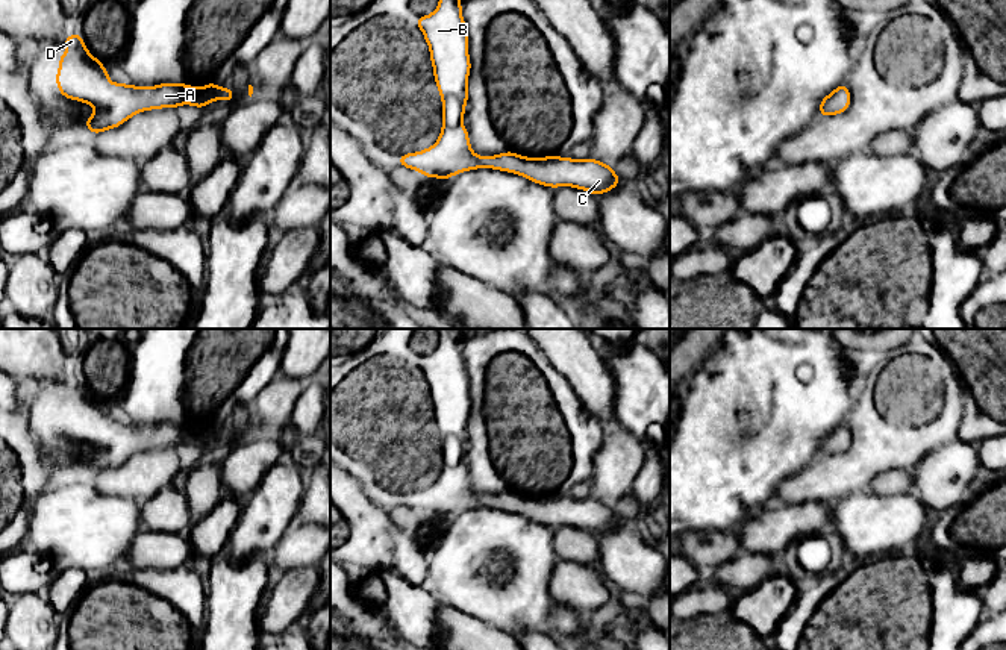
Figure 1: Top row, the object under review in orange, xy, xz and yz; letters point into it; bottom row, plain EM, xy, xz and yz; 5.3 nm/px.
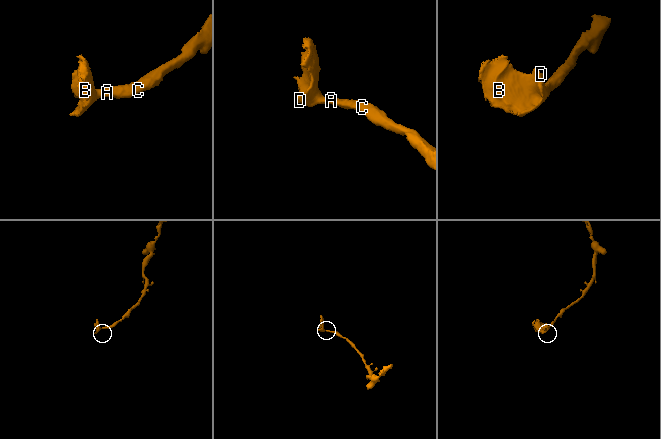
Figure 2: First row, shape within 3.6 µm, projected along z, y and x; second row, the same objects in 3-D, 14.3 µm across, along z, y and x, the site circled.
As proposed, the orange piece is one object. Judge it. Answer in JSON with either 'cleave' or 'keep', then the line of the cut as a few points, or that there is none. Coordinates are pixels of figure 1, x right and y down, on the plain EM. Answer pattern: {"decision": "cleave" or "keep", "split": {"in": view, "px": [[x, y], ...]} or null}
{"decision": "keep", "split": null}

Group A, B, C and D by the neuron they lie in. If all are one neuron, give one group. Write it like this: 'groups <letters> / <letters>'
groups A B C D

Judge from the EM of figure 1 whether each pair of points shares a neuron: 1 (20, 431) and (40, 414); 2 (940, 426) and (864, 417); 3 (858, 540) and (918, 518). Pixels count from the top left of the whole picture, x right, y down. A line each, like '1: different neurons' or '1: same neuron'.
1: different neurons
2: same neuron
3: same neuron

